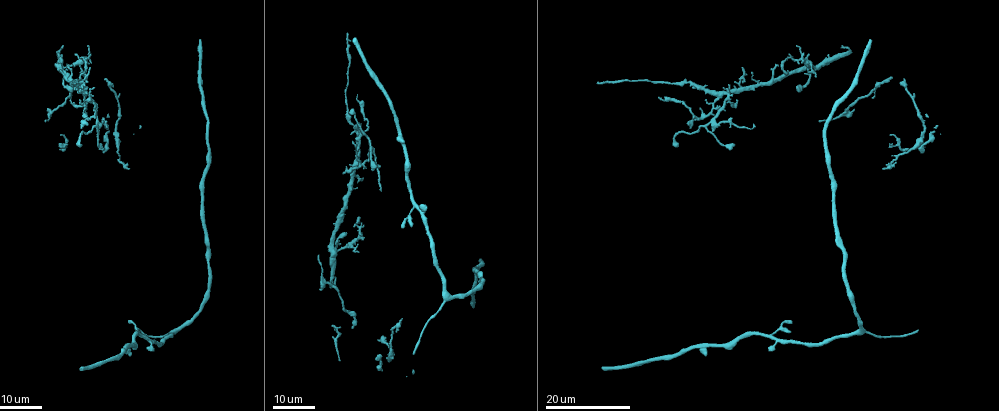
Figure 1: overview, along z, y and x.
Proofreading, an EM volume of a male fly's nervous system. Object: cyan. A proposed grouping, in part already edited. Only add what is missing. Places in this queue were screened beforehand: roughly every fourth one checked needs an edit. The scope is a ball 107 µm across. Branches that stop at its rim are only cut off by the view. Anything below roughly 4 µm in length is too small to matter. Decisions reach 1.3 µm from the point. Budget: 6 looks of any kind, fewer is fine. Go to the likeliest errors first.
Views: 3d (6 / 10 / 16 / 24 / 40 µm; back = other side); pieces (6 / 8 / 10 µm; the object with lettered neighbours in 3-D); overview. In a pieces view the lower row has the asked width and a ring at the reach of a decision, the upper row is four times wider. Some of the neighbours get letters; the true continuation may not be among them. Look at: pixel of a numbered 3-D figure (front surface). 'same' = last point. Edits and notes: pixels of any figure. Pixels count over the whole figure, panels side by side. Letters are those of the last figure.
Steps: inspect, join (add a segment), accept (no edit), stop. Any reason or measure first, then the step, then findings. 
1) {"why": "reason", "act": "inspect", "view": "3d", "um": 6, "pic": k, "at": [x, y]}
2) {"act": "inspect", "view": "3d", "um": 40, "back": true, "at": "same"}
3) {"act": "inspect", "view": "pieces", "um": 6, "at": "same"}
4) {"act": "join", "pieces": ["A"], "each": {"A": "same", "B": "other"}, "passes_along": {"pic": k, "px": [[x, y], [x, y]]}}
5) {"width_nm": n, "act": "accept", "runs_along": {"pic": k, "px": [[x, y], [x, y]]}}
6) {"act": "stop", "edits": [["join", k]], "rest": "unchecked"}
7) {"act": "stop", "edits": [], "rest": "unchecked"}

{"why": "free end", "act": "inspect", "view": "3d", "um": 24, "pic": 1, "at": [358, 222]}

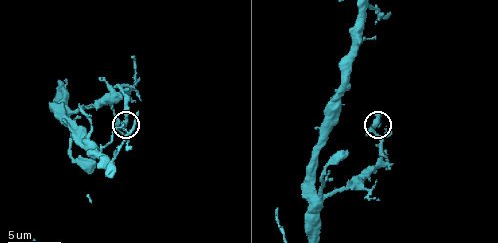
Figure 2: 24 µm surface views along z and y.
{"why": "see the neighbours", "act": "inspect", "view": "pieces", "um": 8, "pic": 2, "at": [376, 124]}

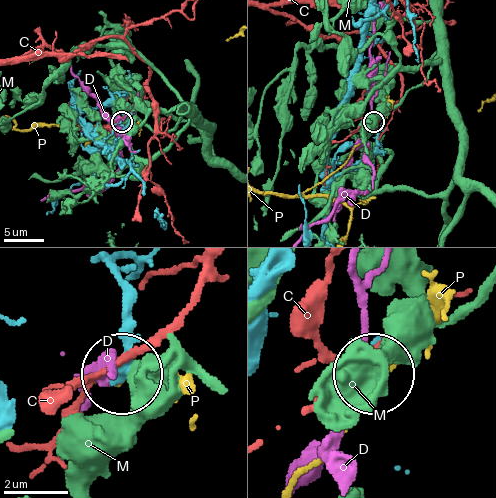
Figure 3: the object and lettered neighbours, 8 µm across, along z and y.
{"act": "accept", "each": {"C": "other", "D": "other", "M": "other", "P": "other"}, "found": "none of them fits"}

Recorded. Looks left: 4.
{"why": "free end", "act": "inspect", "view": "3d", "um": 16, "pic": 1, "at": [754, 125]}

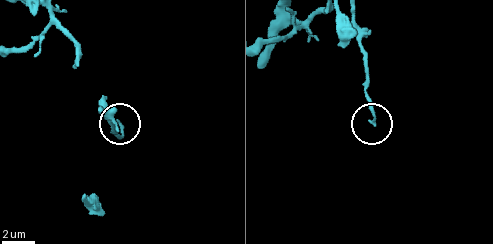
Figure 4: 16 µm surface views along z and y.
{"act": "inspect", "view": "pieces", "um": 10, "pic": 4, "at": [372, 122]}

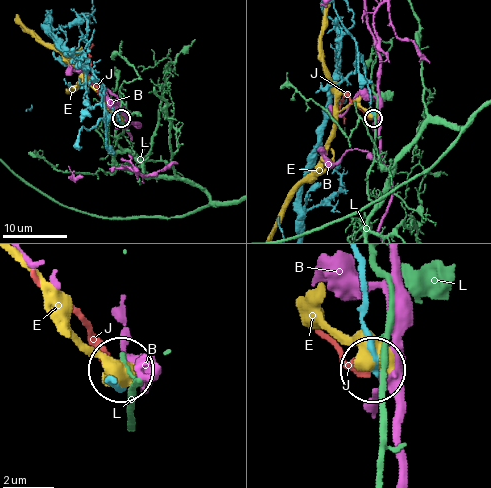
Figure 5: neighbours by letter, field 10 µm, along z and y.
{"width_nm": 150, "act": "accept", "each": {"B": "other", "E": "other", "J": "other", "L": "other"}, "found": "no lettered segment goes on from it"}

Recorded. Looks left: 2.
{"why": "an open end", "act": "inspect", "view": "3d", "um": 16, "pic": 1, "at": [897, 163]}

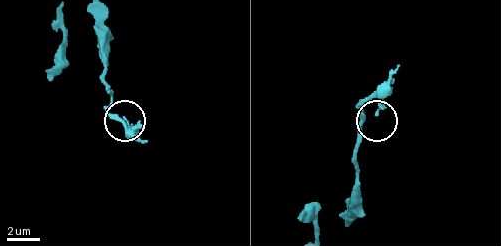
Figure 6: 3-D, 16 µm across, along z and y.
{"act": "inspect", "view": "pieces", "um": 6, "pic": 6, "at": [126, 118]}

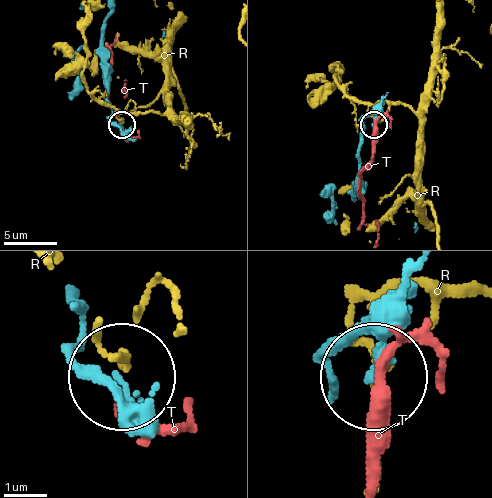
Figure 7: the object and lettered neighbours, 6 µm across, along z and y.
{"width_nm": 130, "act": "accept", "each": {"R": "other", "T": "other"}, "found": "none of them fits"}

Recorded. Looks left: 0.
{"act": "stop", "edits": [], "rest": "unchecked"}

